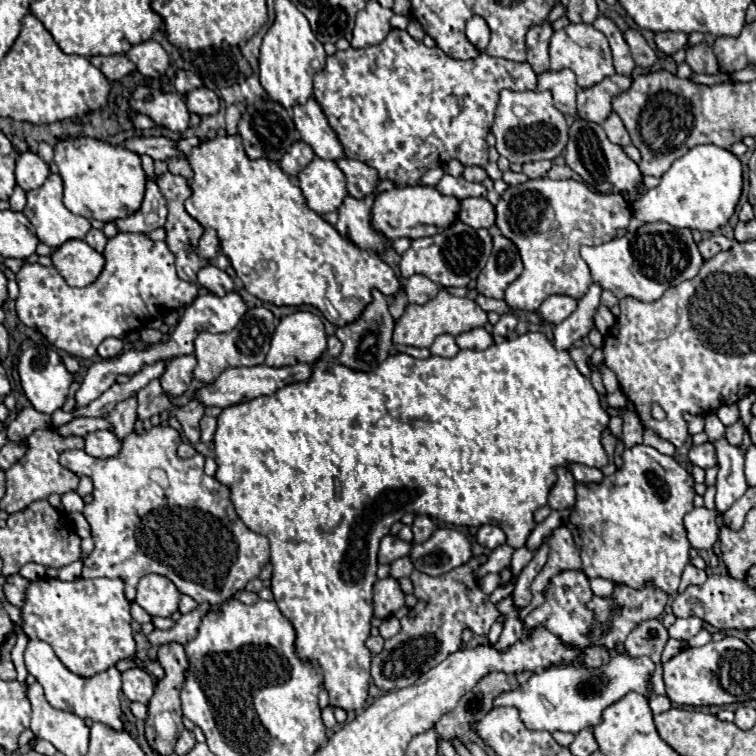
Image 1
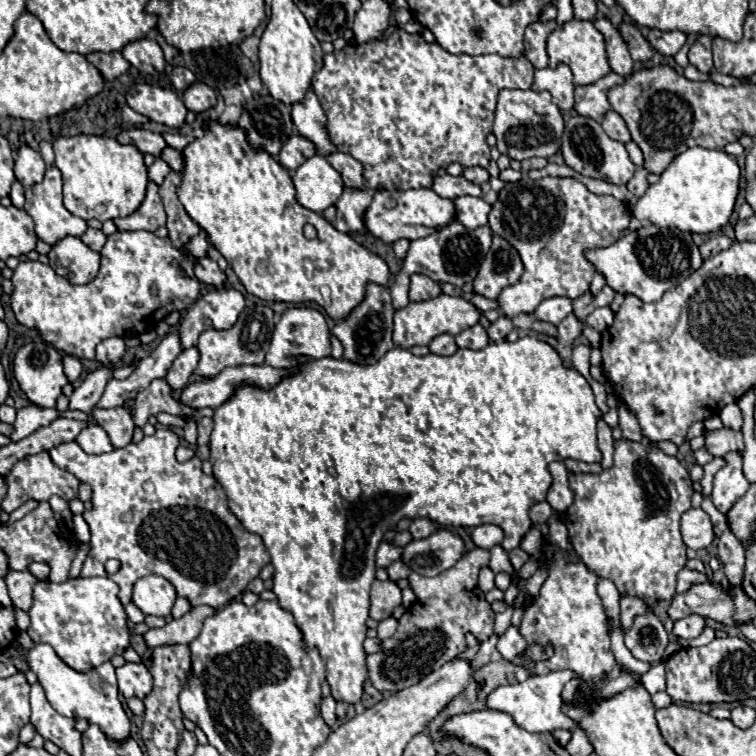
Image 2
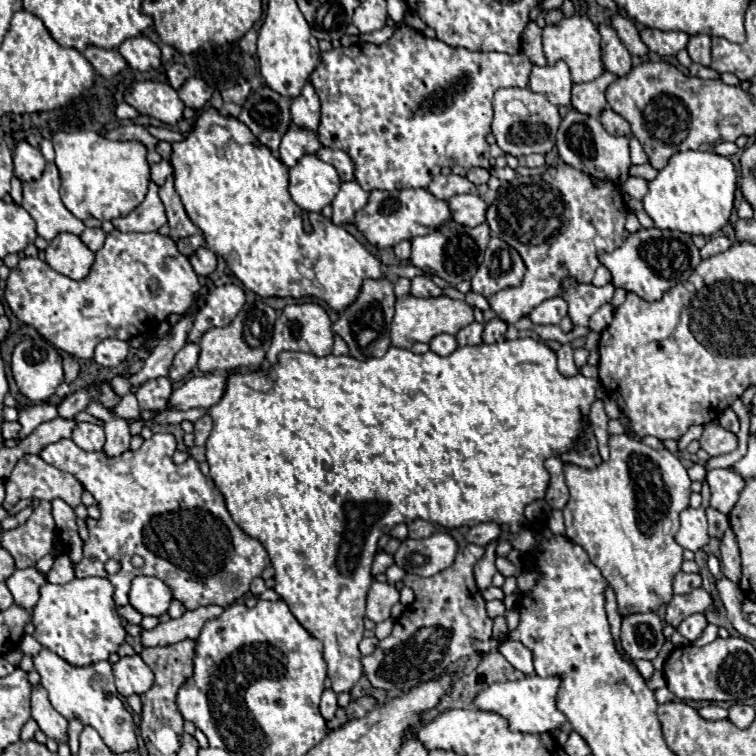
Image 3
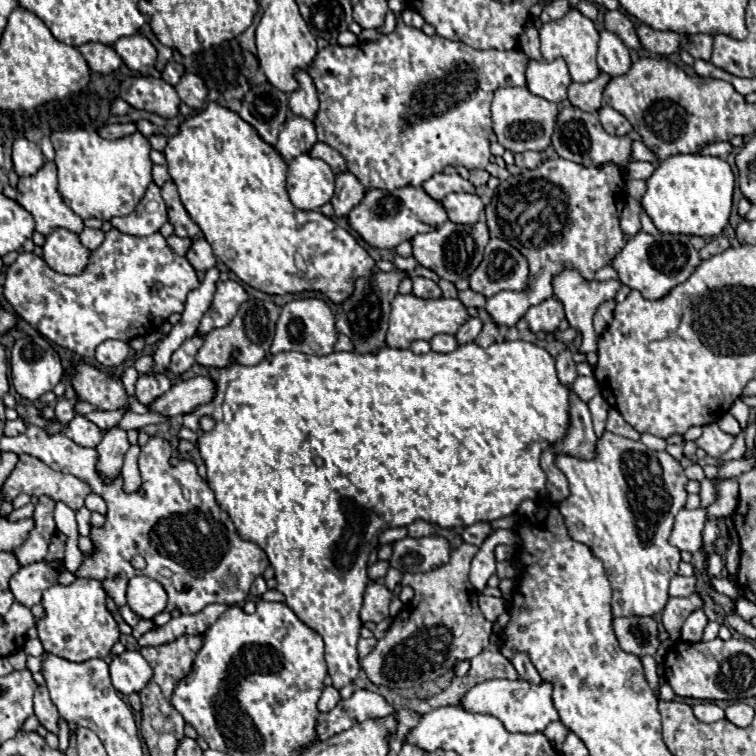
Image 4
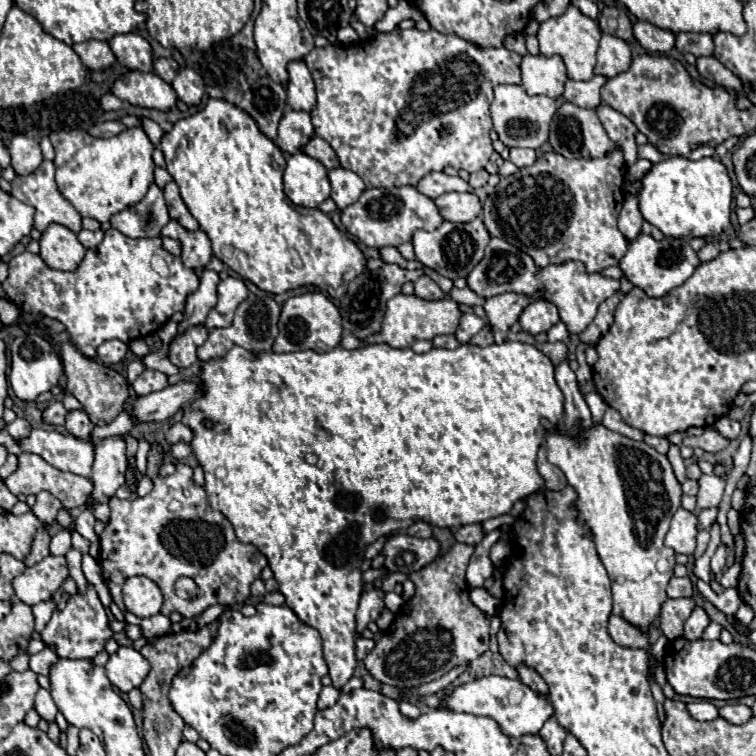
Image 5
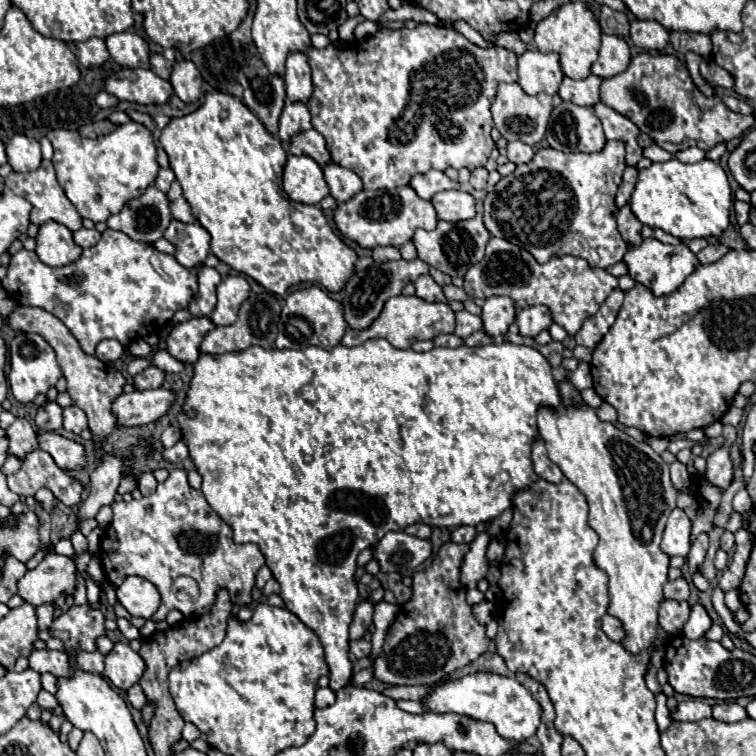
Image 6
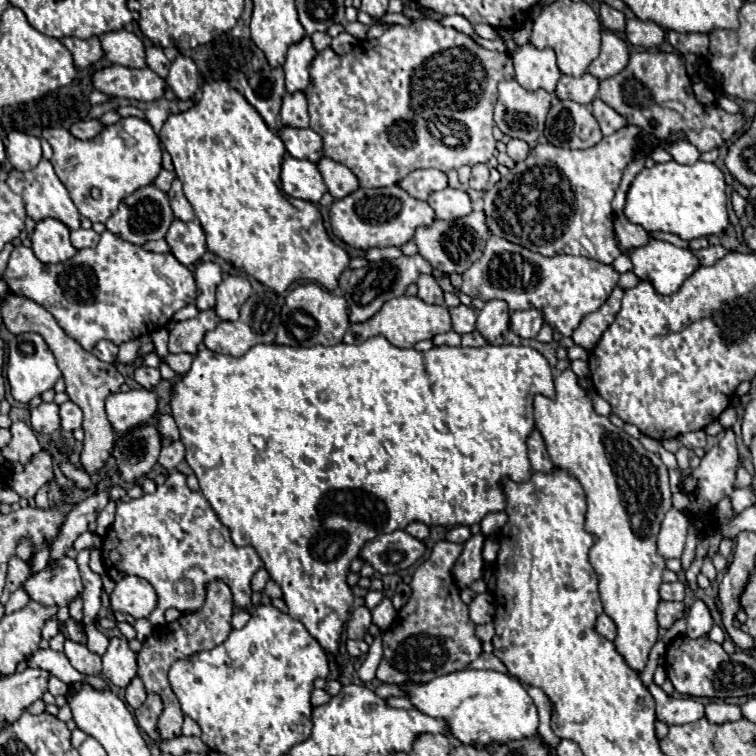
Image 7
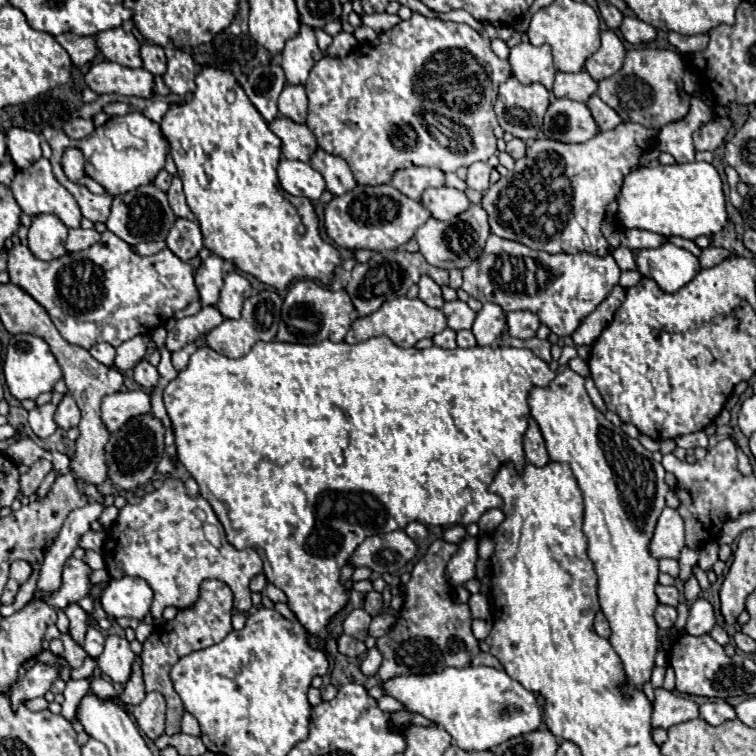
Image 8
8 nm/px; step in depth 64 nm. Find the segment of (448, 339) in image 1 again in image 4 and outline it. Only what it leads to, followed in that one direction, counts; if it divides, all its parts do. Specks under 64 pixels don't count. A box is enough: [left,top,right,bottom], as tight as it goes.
[430,334,458,354]

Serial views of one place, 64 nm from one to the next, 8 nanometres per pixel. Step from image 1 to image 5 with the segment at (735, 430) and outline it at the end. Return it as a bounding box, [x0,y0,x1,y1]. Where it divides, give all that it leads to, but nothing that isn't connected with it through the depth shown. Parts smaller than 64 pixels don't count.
[682,426,730,452]

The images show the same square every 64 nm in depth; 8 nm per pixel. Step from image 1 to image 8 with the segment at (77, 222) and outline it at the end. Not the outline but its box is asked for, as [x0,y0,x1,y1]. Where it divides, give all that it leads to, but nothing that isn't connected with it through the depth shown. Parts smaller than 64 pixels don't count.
[10,158,82,228]

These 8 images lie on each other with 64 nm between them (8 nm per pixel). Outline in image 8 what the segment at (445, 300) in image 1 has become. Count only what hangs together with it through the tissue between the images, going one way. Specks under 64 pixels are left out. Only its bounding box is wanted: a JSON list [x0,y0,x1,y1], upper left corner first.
[344,298,446,348]

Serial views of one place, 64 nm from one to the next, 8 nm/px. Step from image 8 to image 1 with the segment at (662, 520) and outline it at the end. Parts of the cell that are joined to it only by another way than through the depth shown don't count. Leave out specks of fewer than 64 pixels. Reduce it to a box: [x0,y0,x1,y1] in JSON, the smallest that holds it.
[684,508,722,550]

